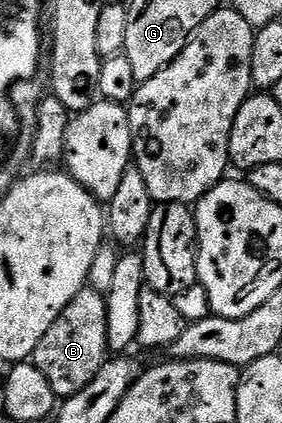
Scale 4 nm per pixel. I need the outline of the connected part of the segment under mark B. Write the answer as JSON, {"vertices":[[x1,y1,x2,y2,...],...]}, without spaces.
{"vertices":[[85,287,61,310,57,322,45,330,45,338,37,342,33,363,53,386,56,397,66,398,85,390,109,359,107,346,107,298,91,287]]}

